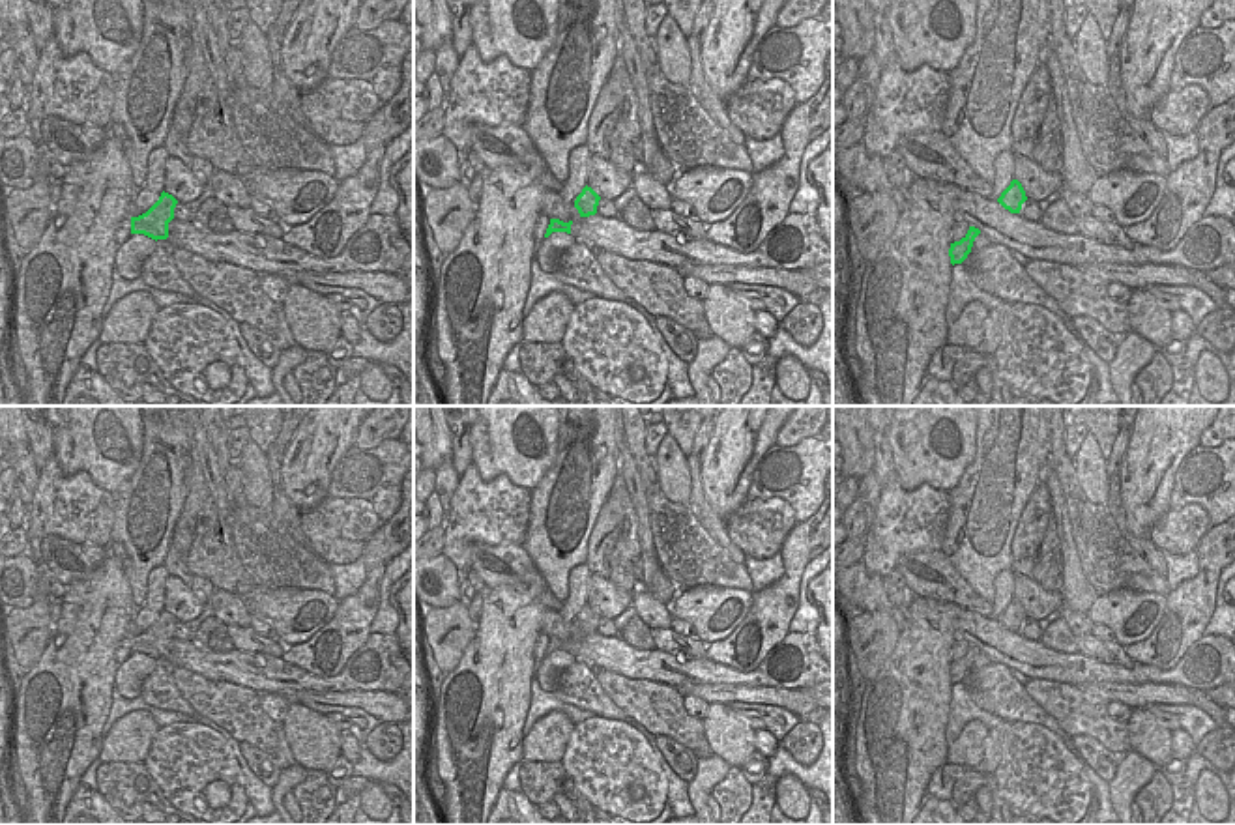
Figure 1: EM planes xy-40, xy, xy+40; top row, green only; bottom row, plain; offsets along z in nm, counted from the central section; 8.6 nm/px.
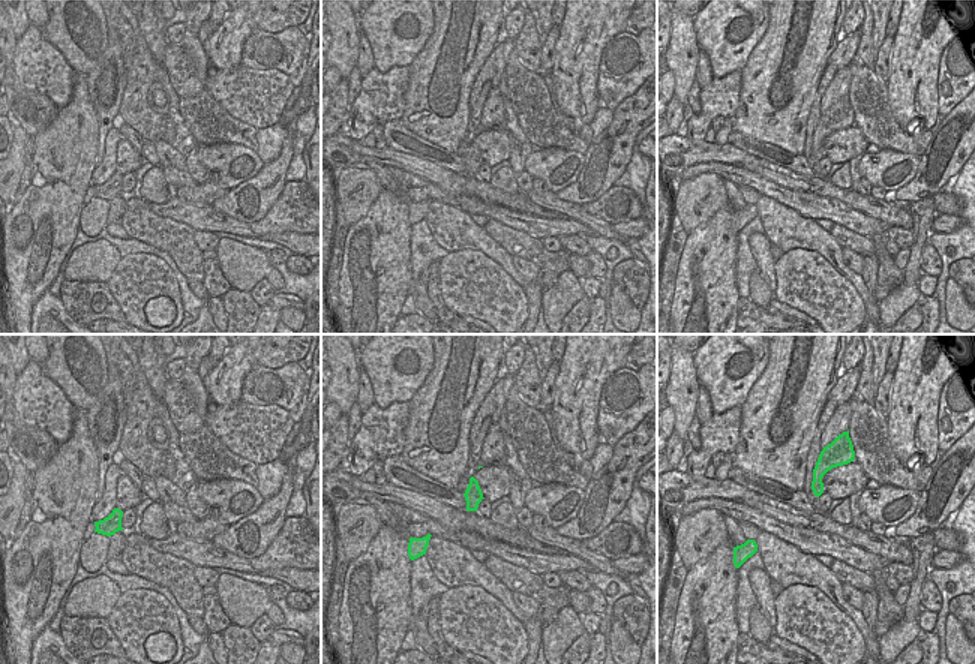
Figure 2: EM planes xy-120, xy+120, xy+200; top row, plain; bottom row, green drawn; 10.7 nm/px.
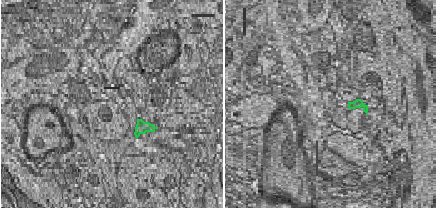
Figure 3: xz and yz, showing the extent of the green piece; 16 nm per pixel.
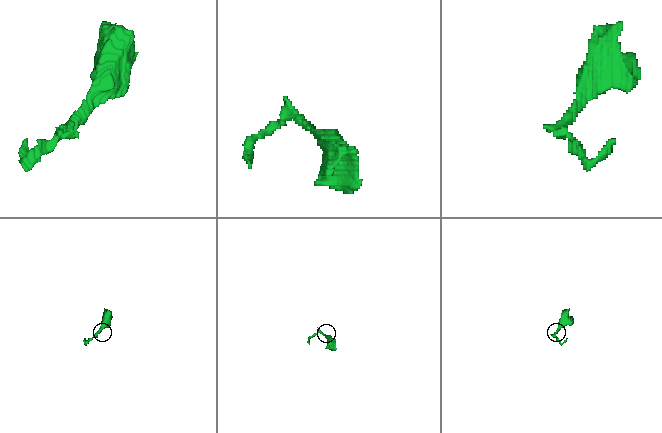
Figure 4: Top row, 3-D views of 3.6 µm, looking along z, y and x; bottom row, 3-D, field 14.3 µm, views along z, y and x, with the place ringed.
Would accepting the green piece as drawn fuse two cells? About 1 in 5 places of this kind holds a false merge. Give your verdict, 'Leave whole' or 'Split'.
Leave whole

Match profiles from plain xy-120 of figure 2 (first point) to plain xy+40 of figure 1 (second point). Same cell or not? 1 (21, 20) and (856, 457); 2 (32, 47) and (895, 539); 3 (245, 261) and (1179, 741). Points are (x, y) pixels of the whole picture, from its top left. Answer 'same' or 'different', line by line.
1: different
2: same
3: different

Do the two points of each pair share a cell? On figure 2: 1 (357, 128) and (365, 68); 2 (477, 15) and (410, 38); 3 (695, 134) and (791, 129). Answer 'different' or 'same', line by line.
1: different
2: different
3: different

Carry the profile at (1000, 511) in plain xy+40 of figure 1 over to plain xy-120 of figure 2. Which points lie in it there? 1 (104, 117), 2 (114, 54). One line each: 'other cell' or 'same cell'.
1: same cell
2: same cell

